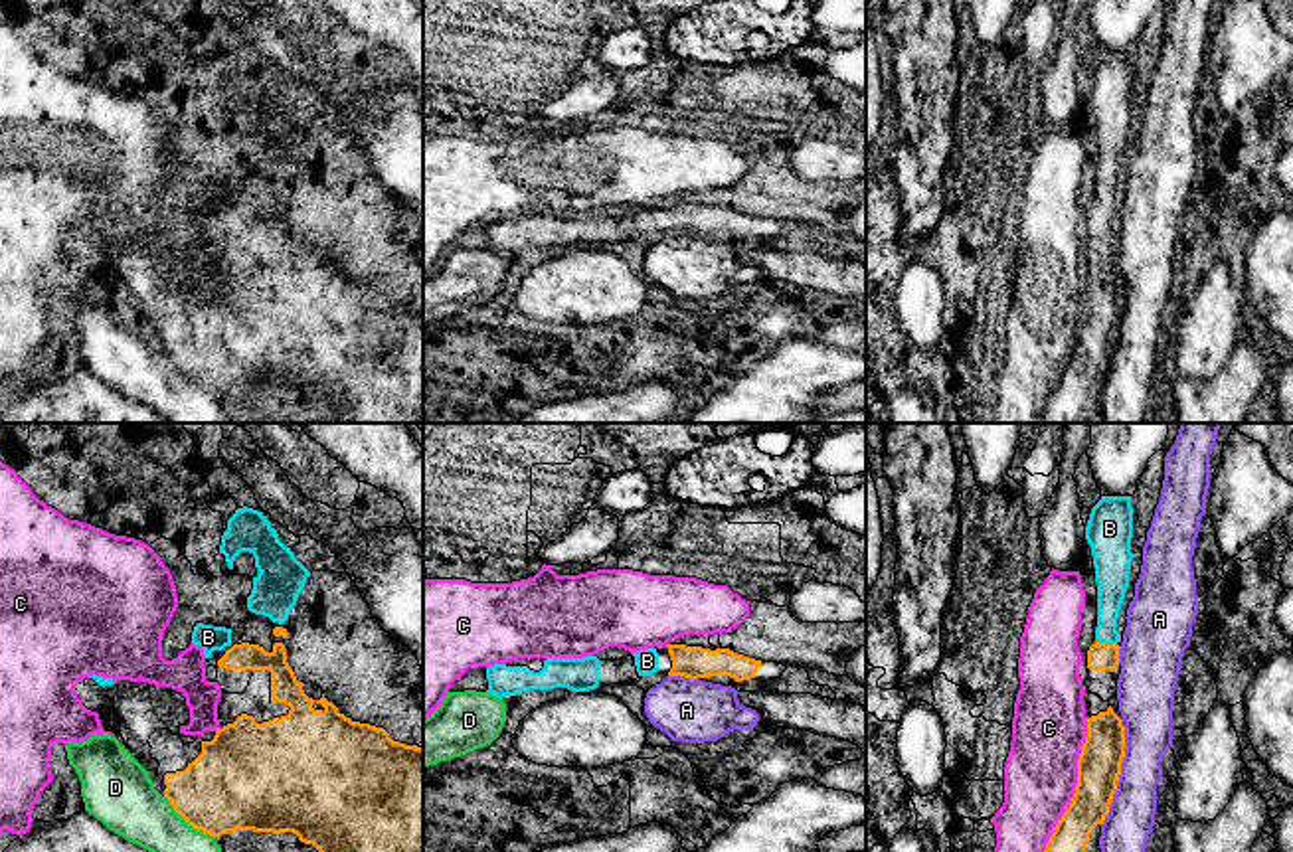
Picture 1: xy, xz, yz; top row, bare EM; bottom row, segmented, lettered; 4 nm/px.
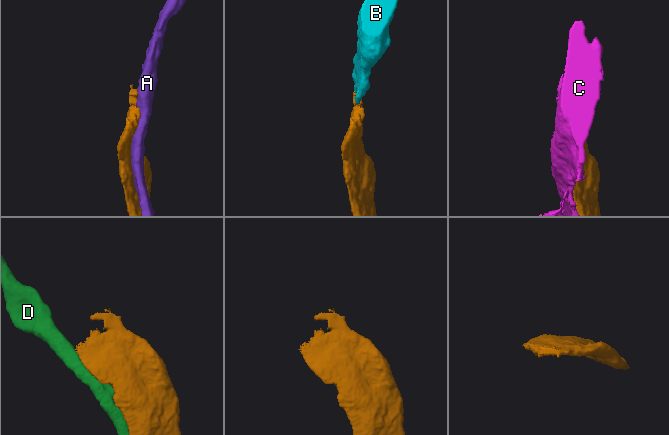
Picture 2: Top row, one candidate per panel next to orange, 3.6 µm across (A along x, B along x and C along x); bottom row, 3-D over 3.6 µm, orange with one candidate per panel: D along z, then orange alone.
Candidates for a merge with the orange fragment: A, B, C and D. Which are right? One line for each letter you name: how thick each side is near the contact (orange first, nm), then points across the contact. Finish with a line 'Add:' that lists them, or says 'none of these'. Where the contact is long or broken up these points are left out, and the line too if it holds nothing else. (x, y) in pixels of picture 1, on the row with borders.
B: 110/130 nm | across yz (1100, 657), (1104, 643), (1112, 584)
Add: B

